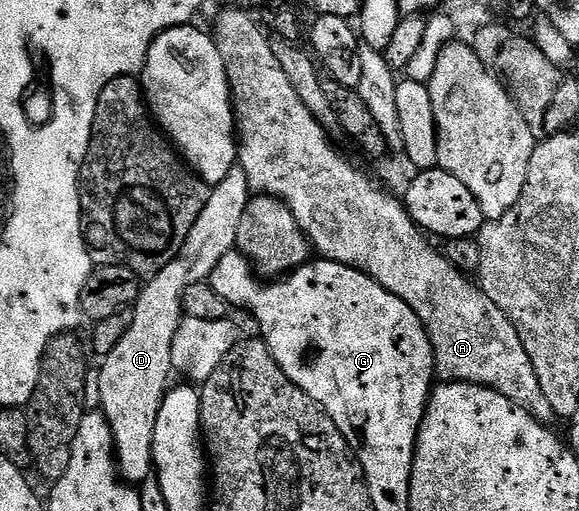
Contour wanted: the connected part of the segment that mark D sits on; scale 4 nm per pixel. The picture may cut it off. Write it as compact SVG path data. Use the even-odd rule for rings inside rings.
M239 165L233 167L231 173L227 173L227 177L223 177L223 181L210 190L207 205L203 213L199 213L195 229L187 233L187 241L177 259L142 286L141 296L131 308L131 329L127 329L119 345L115 345L115 349L111 349L111 353L100 360L101 368L96 372L101 398L99 410L111 425L117 470L126 484L140 485L150 478L153 471L155 421L170 386L173 342L183 324L183 293L187 285L206 282L215 265L219 265L219 261L223 261L223 257L236 248L236 233L250 198L247 173L243 173Z

